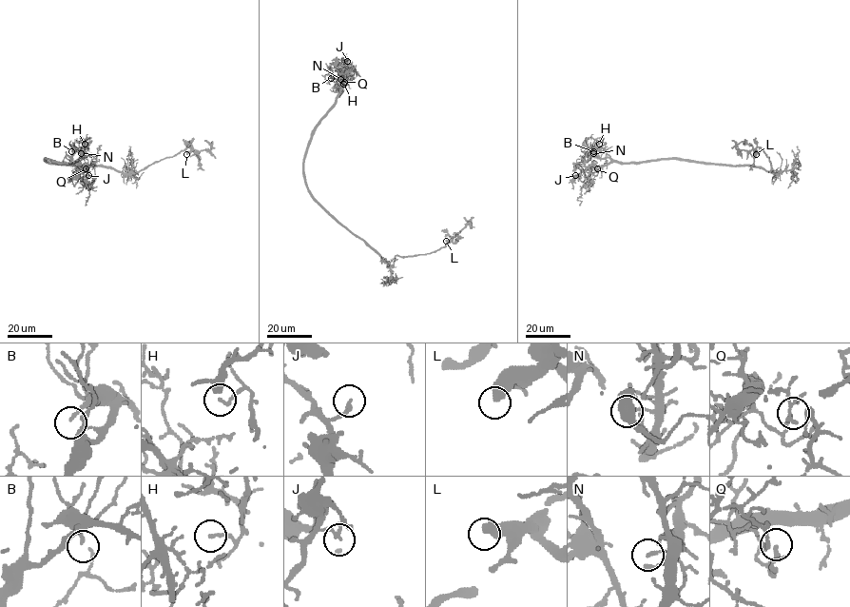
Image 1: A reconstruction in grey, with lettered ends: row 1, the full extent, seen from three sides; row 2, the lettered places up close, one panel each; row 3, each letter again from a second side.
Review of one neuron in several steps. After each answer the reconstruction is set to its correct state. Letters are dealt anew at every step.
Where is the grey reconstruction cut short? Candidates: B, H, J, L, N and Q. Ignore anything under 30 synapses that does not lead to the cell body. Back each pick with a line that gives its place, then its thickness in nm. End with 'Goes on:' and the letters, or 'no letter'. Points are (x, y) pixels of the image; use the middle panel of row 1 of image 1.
Goes on: no letter

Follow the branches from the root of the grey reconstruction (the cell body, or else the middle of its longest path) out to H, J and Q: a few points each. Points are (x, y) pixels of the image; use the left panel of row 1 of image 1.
H: (66, 165), (51, 164), (45, 159), (74, 162), (83, 158), (85, 148), (88, 147), (87, 143), (85, 144)
J: (66, 165), (51, 164), (45, 159), (77, 162), (81, 172), (86, 177), (88, 175)
Q: (66, 165), (51, 164), (45, 159), (77, 162), (84, 171), (86, 168)

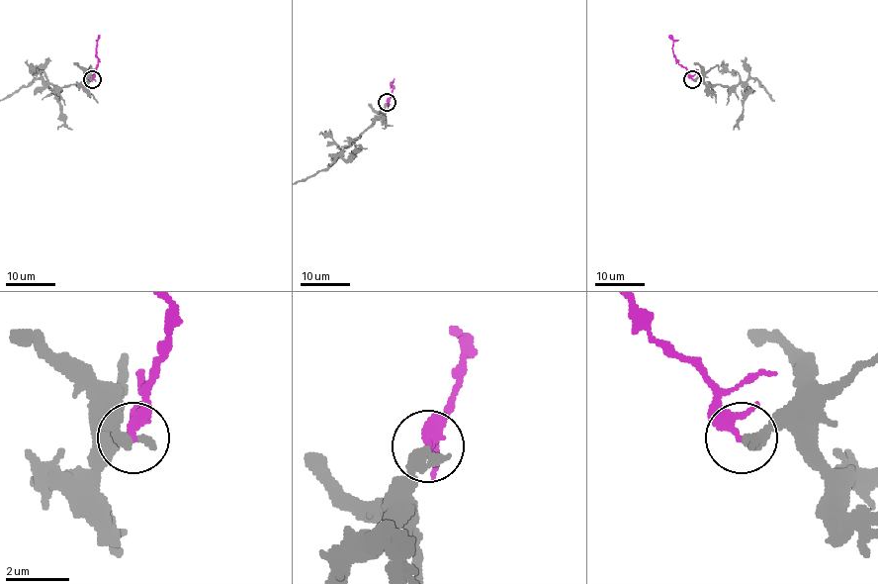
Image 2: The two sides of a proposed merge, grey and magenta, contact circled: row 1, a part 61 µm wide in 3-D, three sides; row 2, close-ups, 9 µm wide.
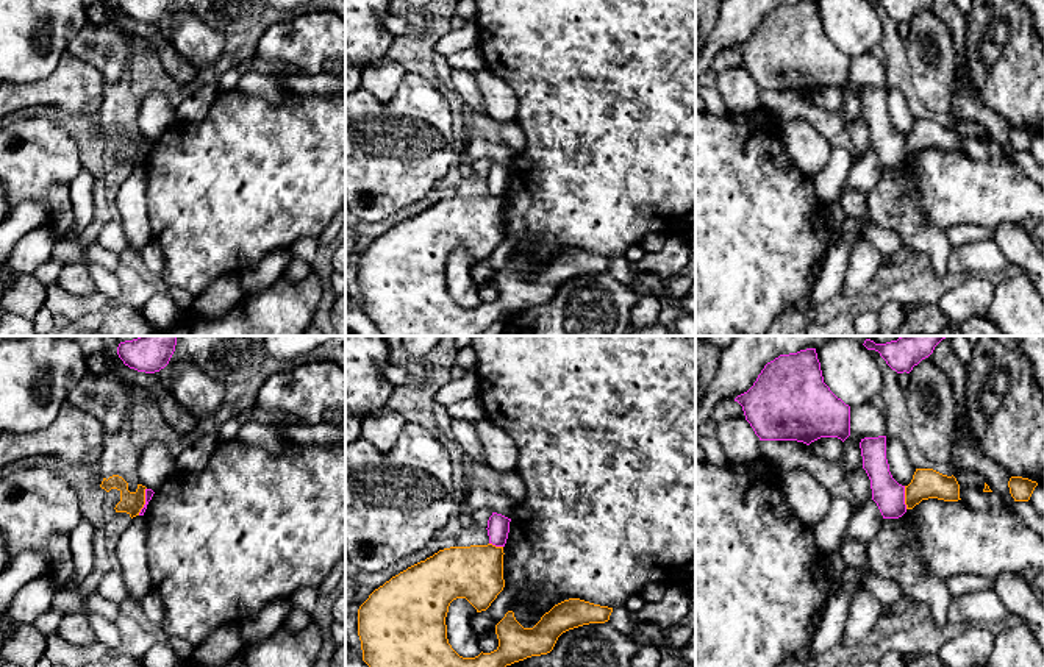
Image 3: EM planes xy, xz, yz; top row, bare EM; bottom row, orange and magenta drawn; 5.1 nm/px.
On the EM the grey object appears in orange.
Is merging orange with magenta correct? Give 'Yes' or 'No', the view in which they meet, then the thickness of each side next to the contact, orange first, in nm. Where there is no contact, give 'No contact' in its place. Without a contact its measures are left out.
No. Touches orange in yz. Thickness 160 nm (orange) against 160 nm

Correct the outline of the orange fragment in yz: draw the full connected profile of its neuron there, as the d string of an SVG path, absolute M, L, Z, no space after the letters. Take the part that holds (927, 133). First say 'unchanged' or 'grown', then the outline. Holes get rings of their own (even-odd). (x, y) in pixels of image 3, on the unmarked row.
unchanged | M916 119L911 133L905 136L906 159L913 159L922 150L928 148L944 152L961 150L956 128L953 125L942 125L933 119Z

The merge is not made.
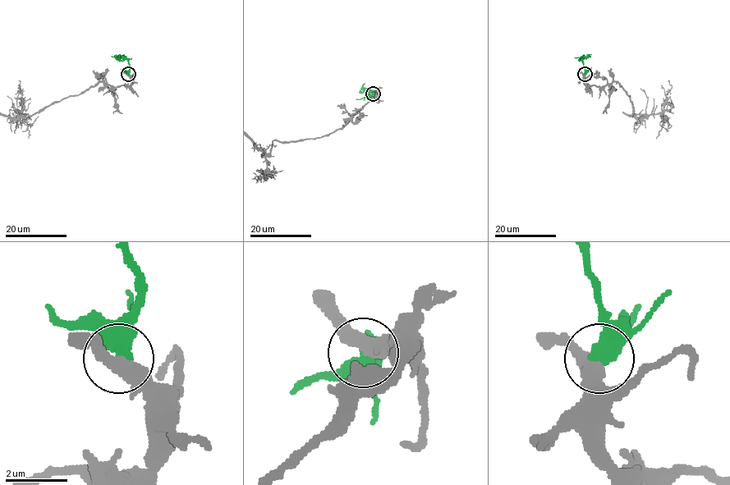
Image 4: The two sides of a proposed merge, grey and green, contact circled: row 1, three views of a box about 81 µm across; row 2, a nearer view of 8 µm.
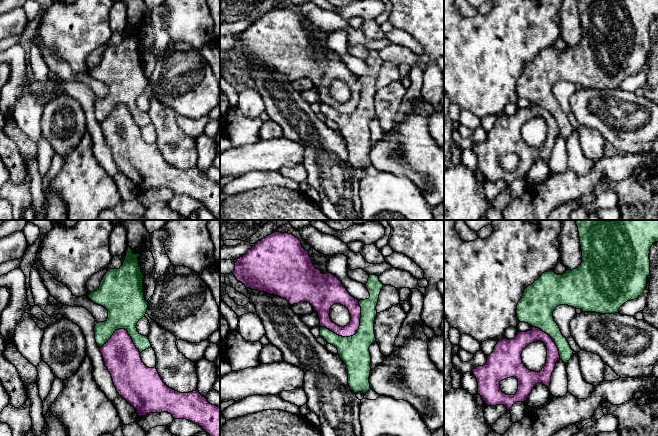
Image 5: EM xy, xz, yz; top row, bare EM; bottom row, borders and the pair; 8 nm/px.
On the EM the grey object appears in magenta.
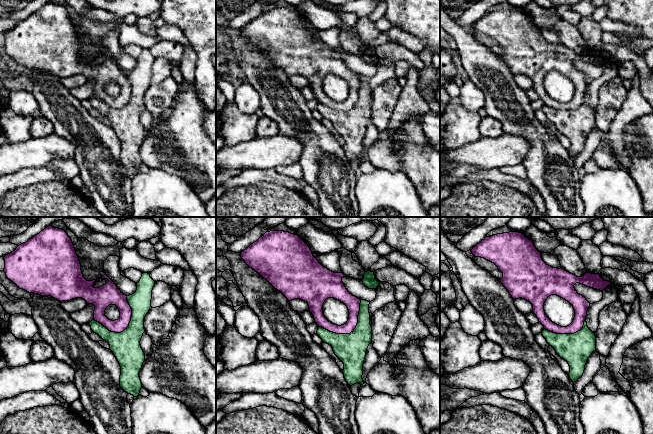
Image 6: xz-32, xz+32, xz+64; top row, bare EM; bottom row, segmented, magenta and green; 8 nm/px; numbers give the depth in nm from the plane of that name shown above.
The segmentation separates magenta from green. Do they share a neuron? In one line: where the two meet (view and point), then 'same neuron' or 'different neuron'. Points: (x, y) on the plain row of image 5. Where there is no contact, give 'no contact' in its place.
xz (353, 110) | different neuron

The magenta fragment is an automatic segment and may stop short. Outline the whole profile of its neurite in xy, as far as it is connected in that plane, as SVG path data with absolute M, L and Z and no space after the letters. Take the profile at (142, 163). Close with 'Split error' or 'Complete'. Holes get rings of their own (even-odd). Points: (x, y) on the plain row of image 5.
M125 105L116 106L99 124L117 168L137 186L139 193L168 188L174 195L186 195L201 202L216 220L220 220L220 183L210 180L197 166L180 169L166 162L156 143L148 144L142 138L139 126Z. Complete

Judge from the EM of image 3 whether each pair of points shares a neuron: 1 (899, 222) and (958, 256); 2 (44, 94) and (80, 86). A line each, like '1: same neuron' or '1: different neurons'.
1: different neurons
2: same neuron

